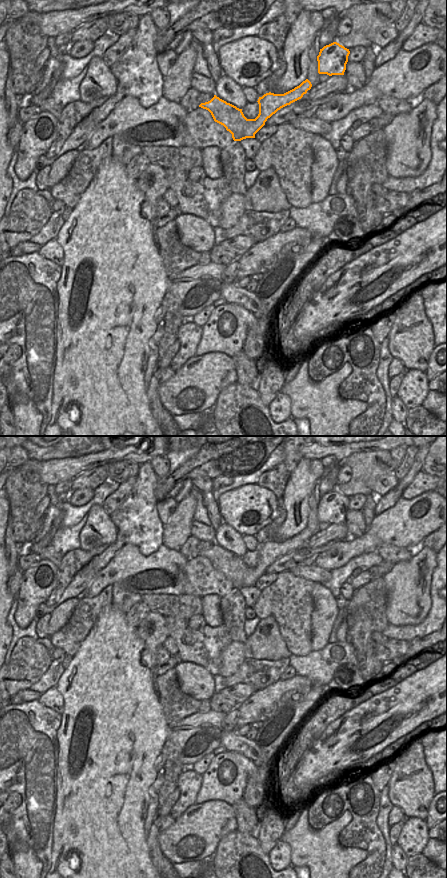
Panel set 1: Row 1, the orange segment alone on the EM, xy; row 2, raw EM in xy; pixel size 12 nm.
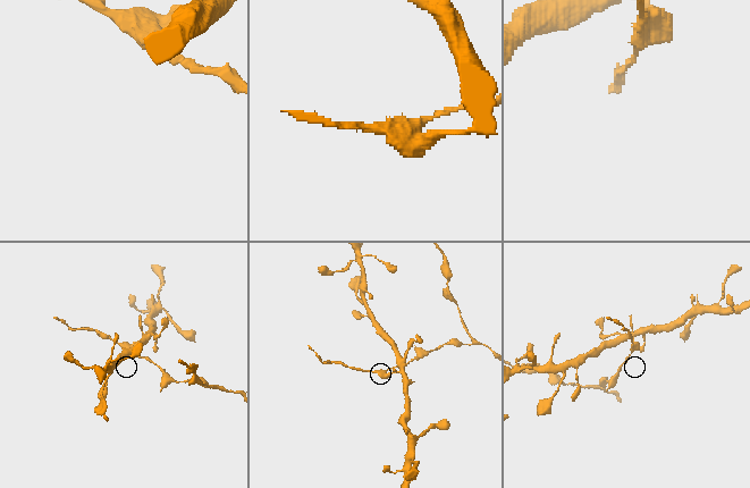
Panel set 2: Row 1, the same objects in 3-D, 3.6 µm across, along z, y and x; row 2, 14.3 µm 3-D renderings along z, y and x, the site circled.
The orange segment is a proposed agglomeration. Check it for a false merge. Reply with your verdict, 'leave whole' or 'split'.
split

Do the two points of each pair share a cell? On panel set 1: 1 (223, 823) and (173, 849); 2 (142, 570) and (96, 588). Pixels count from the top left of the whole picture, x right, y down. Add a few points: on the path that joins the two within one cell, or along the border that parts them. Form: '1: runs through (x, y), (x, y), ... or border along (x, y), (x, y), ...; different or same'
1: runs through (211, 823), (206, 823), (191, 838), (185, 841); same
2: runs through (131, 570), (119, 570), (112, 576), (107, 577); same

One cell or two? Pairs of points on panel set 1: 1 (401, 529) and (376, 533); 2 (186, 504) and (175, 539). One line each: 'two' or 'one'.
1: one
2: one

